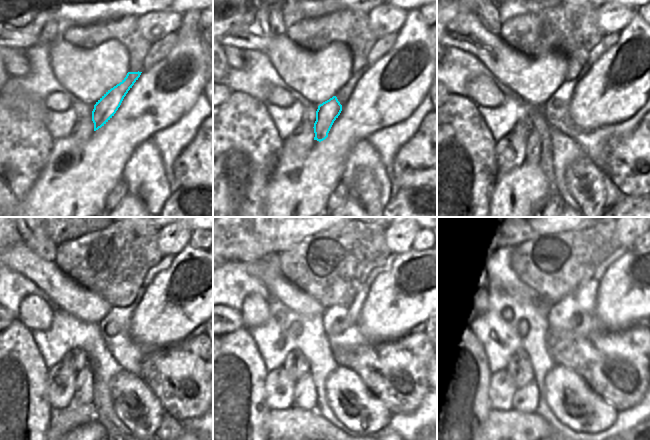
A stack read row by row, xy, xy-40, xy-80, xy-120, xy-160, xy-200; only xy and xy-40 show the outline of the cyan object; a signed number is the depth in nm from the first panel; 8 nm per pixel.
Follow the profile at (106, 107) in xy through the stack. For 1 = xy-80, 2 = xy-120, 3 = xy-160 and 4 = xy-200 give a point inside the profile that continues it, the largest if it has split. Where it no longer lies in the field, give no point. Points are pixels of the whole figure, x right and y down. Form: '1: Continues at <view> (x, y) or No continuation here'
1: Continues at xy-80 (538, 147)
2: Continues at xy-120 (83, 391)
3: Continues at xy-160 (305, 391)
4: Continues at xy-200 (525, 400).

